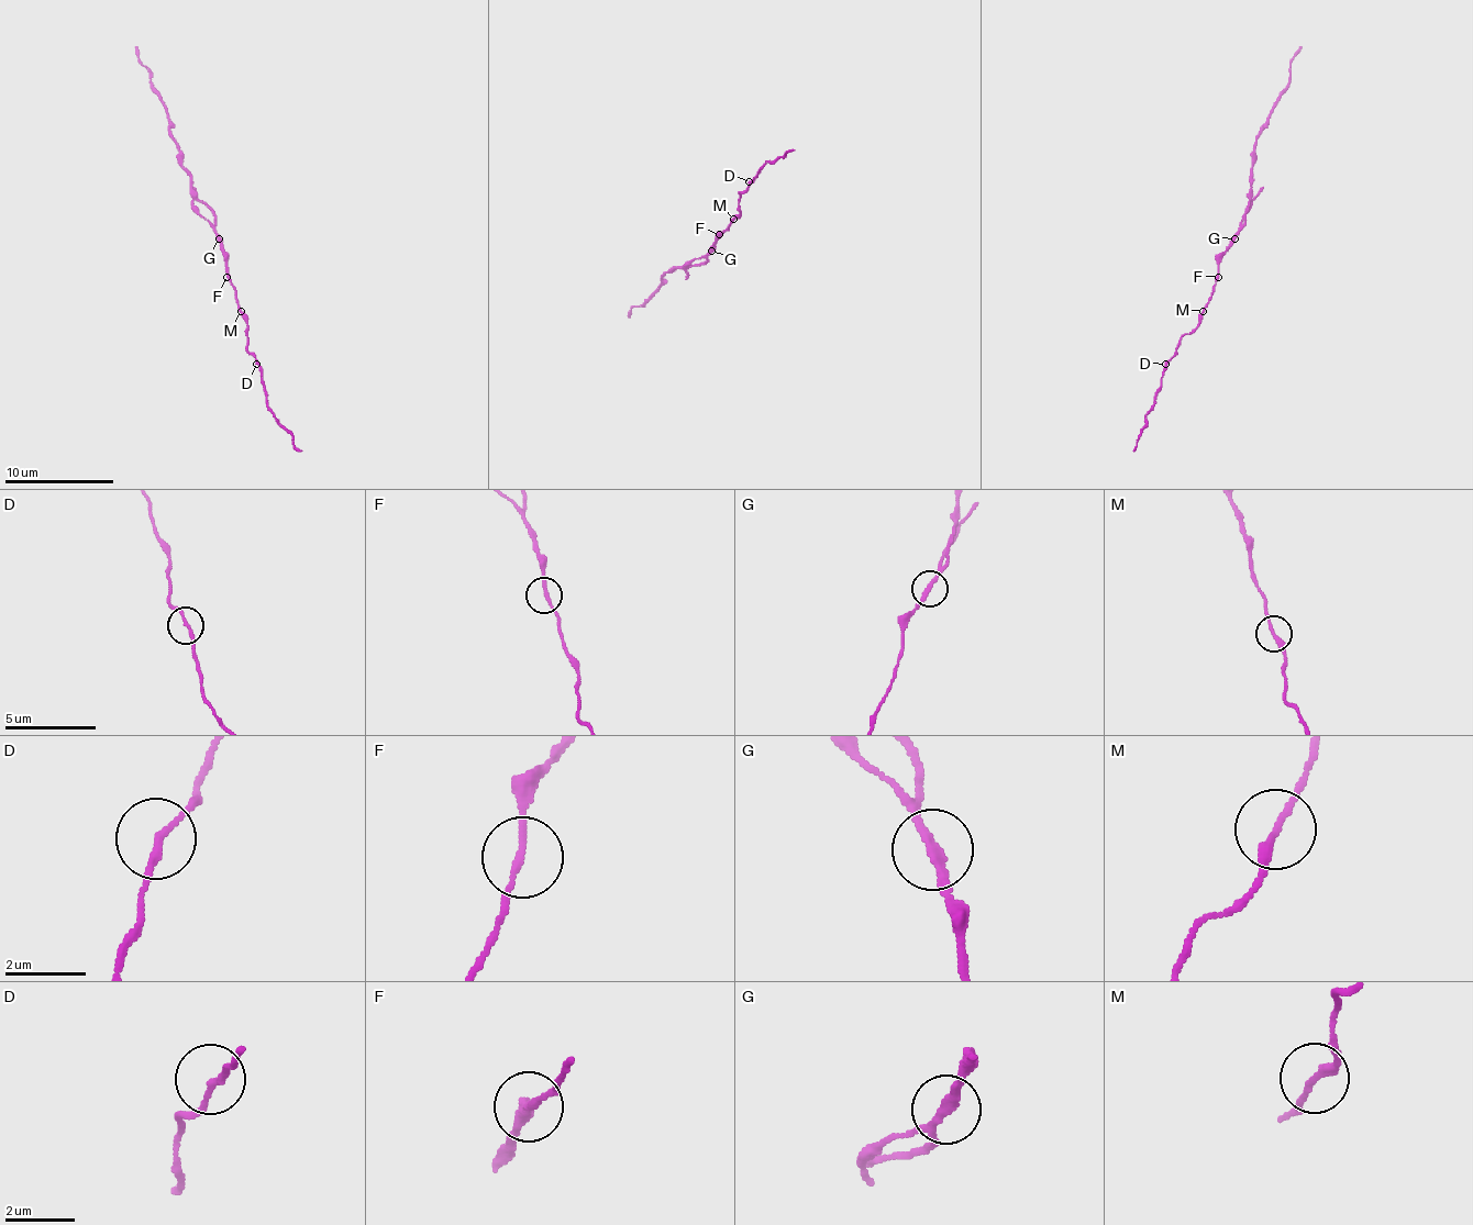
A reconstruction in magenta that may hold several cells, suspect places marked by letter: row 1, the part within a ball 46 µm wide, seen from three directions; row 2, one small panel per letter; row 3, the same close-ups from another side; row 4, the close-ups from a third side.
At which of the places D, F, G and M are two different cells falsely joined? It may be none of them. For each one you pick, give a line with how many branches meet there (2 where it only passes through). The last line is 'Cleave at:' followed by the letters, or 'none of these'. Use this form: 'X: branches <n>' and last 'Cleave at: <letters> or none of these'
G: branches 2
Cleave at: G

